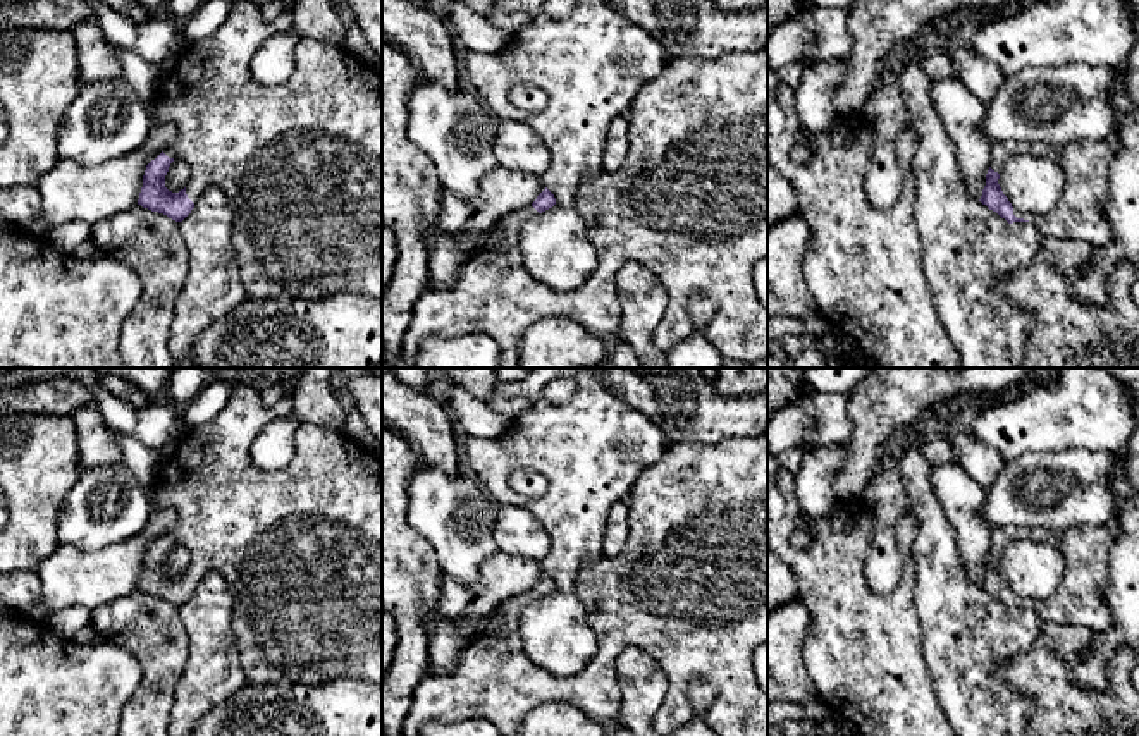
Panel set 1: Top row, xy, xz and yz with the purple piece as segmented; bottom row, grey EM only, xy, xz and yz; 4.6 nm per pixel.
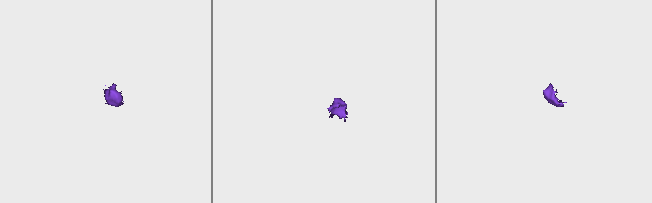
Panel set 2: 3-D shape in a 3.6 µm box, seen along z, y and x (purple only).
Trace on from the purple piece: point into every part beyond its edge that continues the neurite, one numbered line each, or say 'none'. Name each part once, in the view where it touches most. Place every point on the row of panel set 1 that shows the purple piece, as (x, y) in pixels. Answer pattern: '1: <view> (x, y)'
1: xy (300, 162)

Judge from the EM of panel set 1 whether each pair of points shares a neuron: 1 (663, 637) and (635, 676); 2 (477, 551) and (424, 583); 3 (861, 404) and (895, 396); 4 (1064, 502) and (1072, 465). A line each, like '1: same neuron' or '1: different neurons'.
1: different neurons
2: different neurons
3: same neuron
4: same neuron

